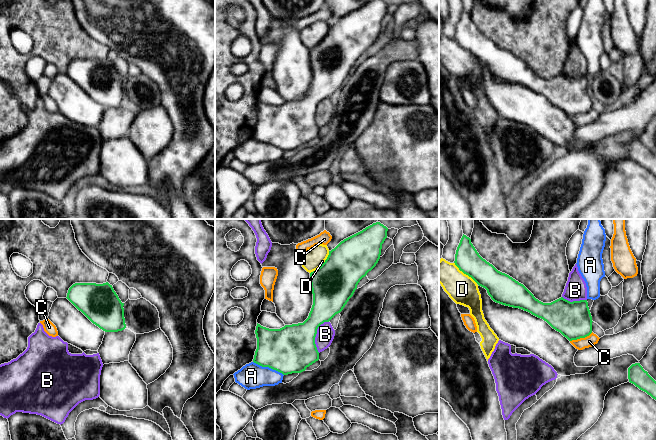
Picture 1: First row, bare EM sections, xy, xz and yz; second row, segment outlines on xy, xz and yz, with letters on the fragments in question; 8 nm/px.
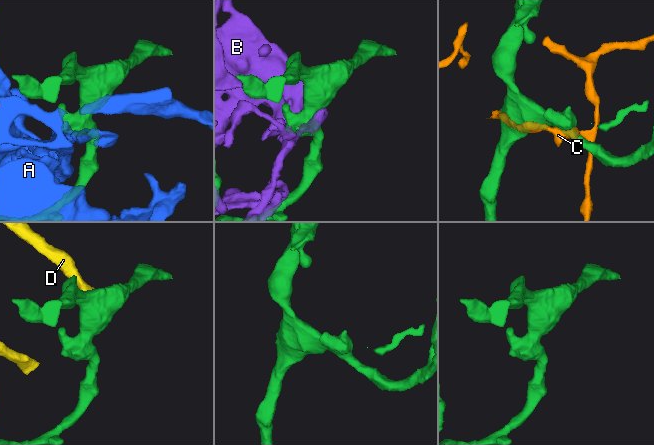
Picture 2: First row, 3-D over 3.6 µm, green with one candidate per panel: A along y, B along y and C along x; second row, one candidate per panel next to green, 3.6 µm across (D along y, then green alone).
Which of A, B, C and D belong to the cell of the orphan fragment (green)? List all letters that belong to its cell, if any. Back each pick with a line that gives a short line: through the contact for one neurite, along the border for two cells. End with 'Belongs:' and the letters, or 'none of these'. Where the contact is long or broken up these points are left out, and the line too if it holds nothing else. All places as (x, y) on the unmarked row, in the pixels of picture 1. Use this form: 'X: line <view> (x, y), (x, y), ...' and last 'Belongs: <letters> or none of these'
Belongs: none of these

